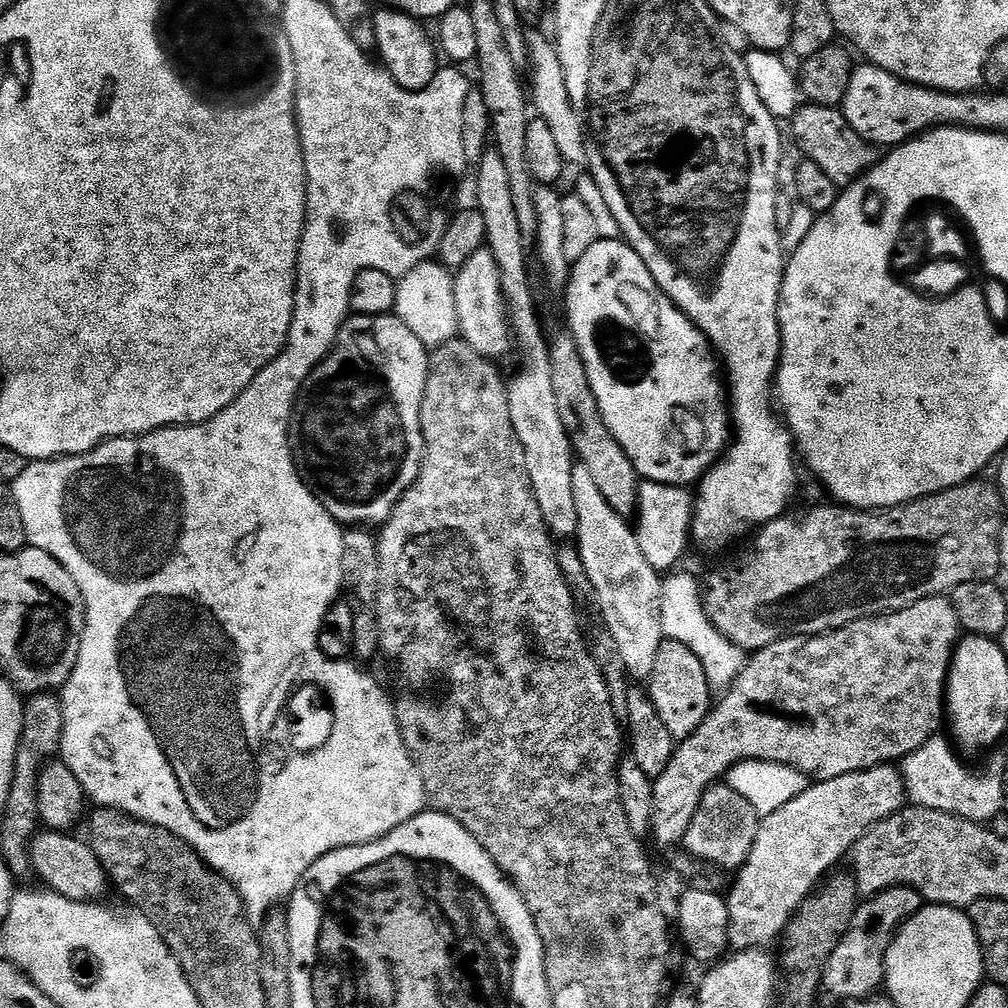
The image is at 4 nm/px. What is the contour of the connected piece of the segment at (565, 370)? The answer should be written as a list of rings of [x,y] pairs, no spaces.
[[[567,330],[556,332],[553,336],[551,333],[548,353],[554,374],[558,414],[562,417],[562,426],[566,426],[575,459],[583,468],[590,470],[602,498],[606,498],[614,514],[625,518],[635,517],[640,503],[642,477],[636,472],[634,462],[630,462],[626,450],[622,450],[618,438],[610,434],[610,426],[606,426],[602,410],[598,410],[598,398],[594,398],[594,390],[590,390],[590,378],[586,374],[586,362],[578,350],[578,342],[574,342],[572,333]]]

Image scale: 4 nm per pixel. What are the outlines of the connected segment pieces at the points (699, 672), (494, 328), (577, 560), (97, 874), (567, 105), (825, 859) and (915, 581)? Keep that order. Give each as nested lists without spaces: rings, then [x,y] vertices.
[[[667,638],[658,646],[654,670],[646,681],[646,691],[654,702],[654,710],[658,710],[658,718],[662,718],[666,730],[670,730],[678,742],[690,738],[690,734],[702,726],[714,703],[714,689],[706,682],[706,670],[702,670],[702,662],[698,662],[694,650]]]
[[[488,247],[478,250],[466,266],[462,266],[454,276],[454,300],[457,302],[457,322],[459,335],[478,354],[487,356],[489,360],[499,361],[499,356],[507,354],[514,348],[514,333],[510,319],[508,301],[504,299],[504,291],[500,285],[500,271],[494,262],[494,254]]]
[[[561,547],[557,551],[558,566],[562,570],[562,578],[566,578],[566,586],[574,598],[579,615],[582,617],[584,644],[588,647],[590,658],[594,658],[594,666],[602,670],[602,678],[606,682],[606,690],[610,690],[610,702],[617,720],[624,722],[628,719],[628,690],[630,677],[626,670],[626,662],[622,662],[622,653],[614,643],[614,634],[604,625],[604,616],[600,613],[598,594],[594,594],[594,582],[590,582],[590,574],[586,574],[586,566],[582,566],[579,547]]]
[[[44,830],[33,839],[30,845],[30,868],[40,875],[40,880],[49,892],[62,894],[62,898],[70,898],[74,902],[96,902],[107,888],[110,888],[108,872],[102,862],[94,854],[91,843],[87,839],[79,840],[76,834]]]
[[[532,30],[527,33],[530,71],[532,70],[532,84],[530,80],[530,104],[535,115],[550,126],[550,134],[558,145],[565,165],[572,164],[580,170],[588,167],[588,151],[586,150],[586,134],[584,124],[574,110],[574,102],[570,102],[570,90],[566,90],[566,70],[562,70],[562,58],[558,54],[555,43],[548,40],[542,33]]]
[[[879,764],[854,774],[842,774],[842,778],[809,783],[808,789],[798,794],[794,802],[786,802],[786,806],[774,810],[774,814],[763,817],[758,838],[754,838],[754,846],[750,846],[750,854],[746,862],[735,873],[736,881],[732,884],[732,893],[727,893],[726,896],[730,918],[729,945],[737,952],[745,952],[748,948],[767,949],[775,945],[781,939],[784,927],[800,911],[802,902],[817,891],[818,885],[825,879],[826,874],[837,867],[835,864],[843,856],[845,859],[856,847],[856,843],[878,821],[890,818],[905,807],[905,804],[904,775],[899,767],[892,764]]]
[[[976,478],[967,484],[960,484],[957,488],[948,488],[944,492],[936,492],[932,496],[924,496],[921,500],[912,500],[908,504],[901,504],[899,508],[885,508],[883,510],[853,510],[847,506],[832,506],[836,508],[812,508],[805,516],[792,516],[793,514],[785,514],[777,518],[777,520],[771,520],[770,523],[765,524],[763,528],[759,529],[751,537],[748,549],[744,552],[744,557],[741,560],[732,560],[729,564],[724,564],[721,568],[716,568],[708,576],[708,581],[703,581],[702,584],[702,599],[704,602],[704,609],[706,614],[710,618],[710,622],[715,628],[719,630],[726,638],[730,638],[730,642],[734,642],[734,646],[744,649],[745,653],[751,654],[753,652],[759,652],[760,649],[770,646],[774,642],[779,640],[785,640],[787,636],[823,636],[826,632],[835,632],[837,628],[845,628],[847,624],[853,624],[859,620],[865,620],[868,616],[882,616],[890,612],[897,612],[903,608],[908,608],[914,602],[919,600],[925,600],[931,596],[942,596],[945,594],[951,594],[955,588],[962,586],[966,582],[974,582],[975,580],[991,580],[997,579],[996,575],[1002,572],[1000,566],[1000,536],[988,536],[988,528],[996,528],[1001,532],[1006,526],[1006,520],[1004,520],[1004,500],[999,487],[995,483],[987,484],[984,478]]]

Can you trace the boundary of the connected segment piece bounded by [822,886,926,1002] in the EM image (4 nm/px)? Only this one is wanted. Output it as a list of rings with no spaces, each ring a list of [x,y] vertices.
[[[894,886],[882,890],[876,896],[869,896],[857,903],[856,913],[846,934],[834,946],[834,954],[824,967],[823,995],[832,1000],[853,1002],[875,997],[884,988],[886,954],[900,927],[914,914],[925,907],[926,901],[918,890],[906,886]]]

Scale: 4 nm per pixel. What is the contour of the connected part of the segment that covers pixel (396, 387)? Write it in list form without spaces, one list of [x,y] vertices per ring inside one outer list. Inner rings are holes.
[[[395,314],[387,316],[357,316],[349,315],[344,325],[340,327],[340,336],[336,345],[304,383],[304,388],[296,400],[296,409],[292,412],[292,421],[288,437],[292,439],[292,454],[296,457],[296,467],[304,477],[309,488],[316,493],[324,509],[344,526],[375,526],[383,525],[392,517],[392,512],[398,502],[410,490],[410,486],[418,478],[420,467],[424,464],[424,435],[422,434],[422,394],[426,394],[428,381],[428,361],[430,352],[422,341],[410,332]]]

